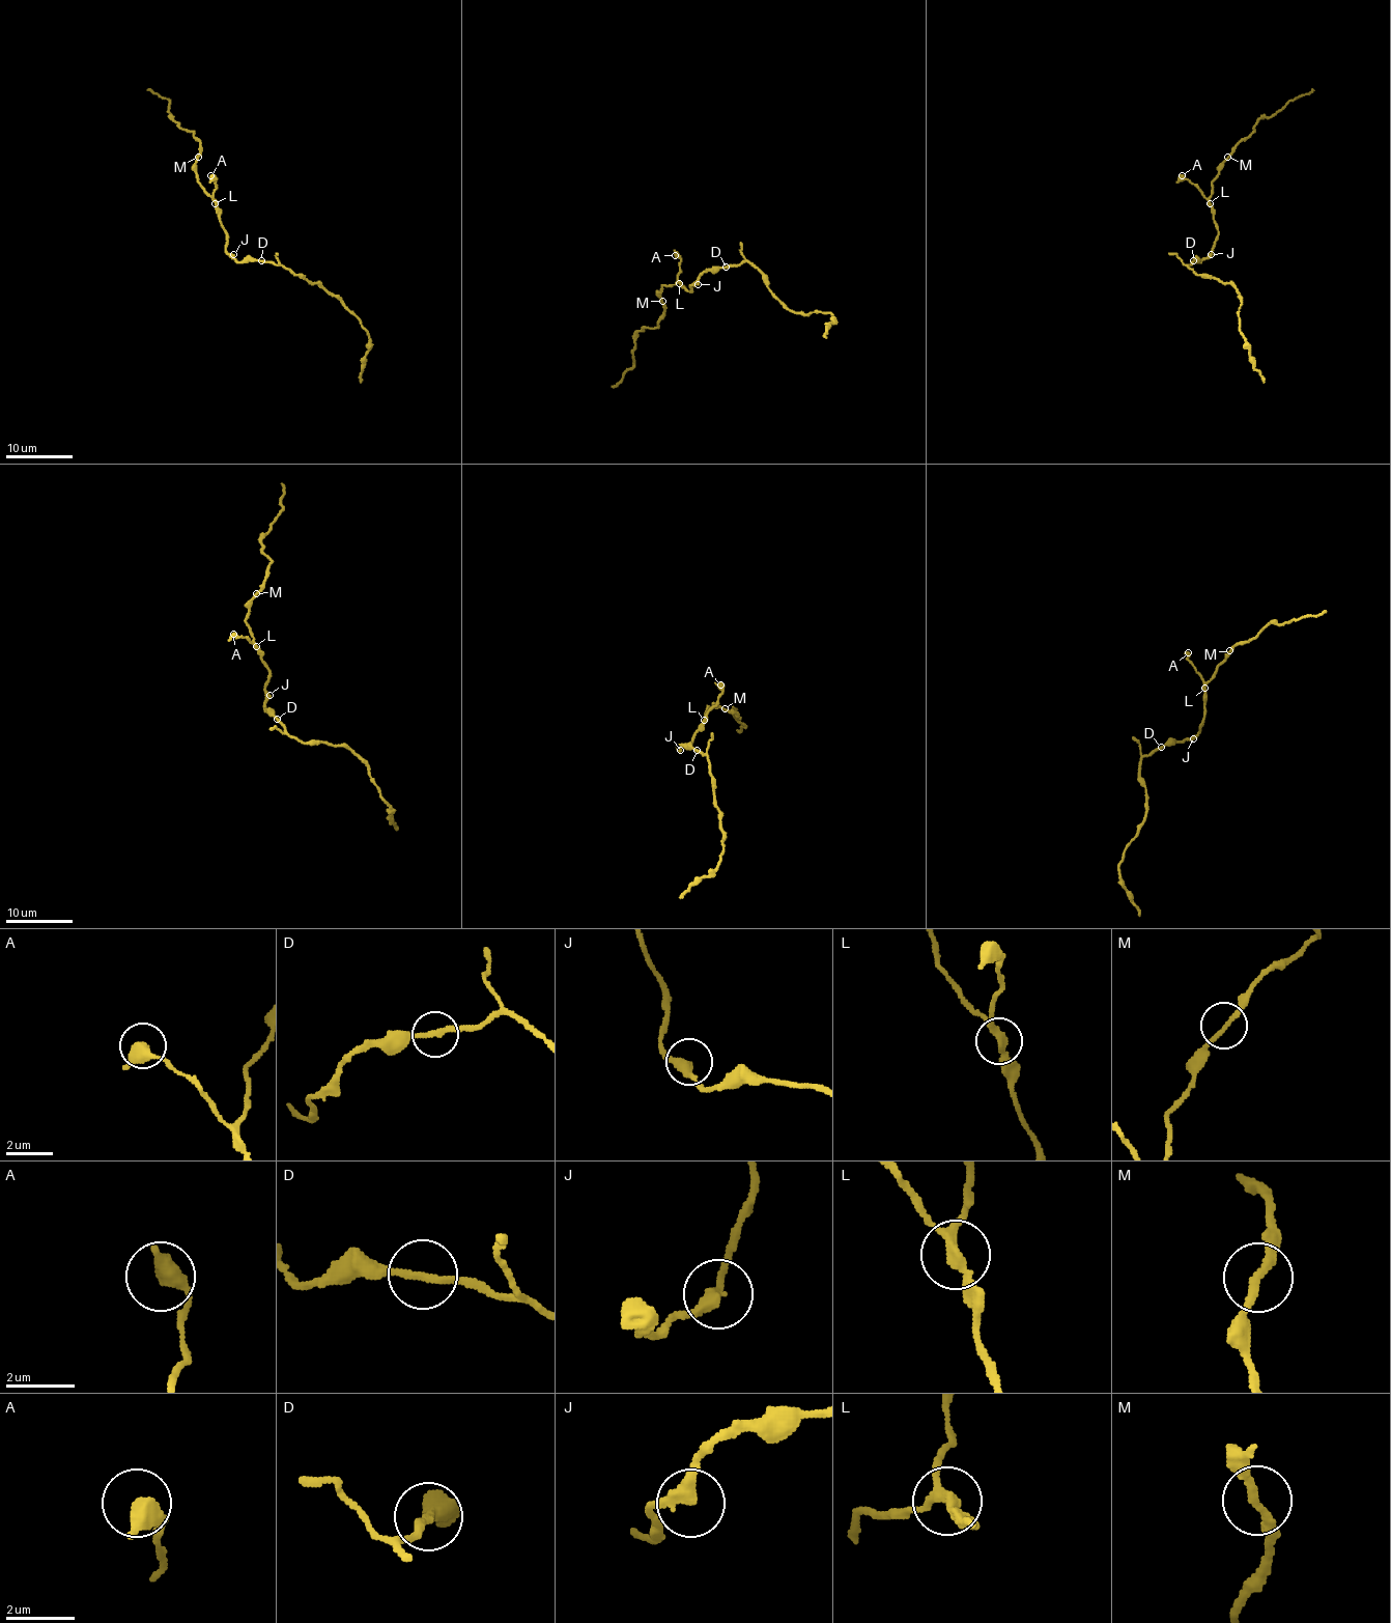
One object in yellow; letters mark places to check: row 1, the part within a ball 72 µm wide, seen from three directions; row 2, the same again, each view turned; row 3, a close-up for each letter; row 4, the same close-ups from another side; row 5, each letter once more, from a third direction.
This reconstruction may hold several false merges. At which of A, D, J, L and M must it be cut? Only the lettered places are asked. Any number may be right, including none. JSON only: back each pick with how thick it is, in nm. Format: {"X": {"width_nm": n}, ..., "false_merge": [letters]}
{"false_merge": []}

